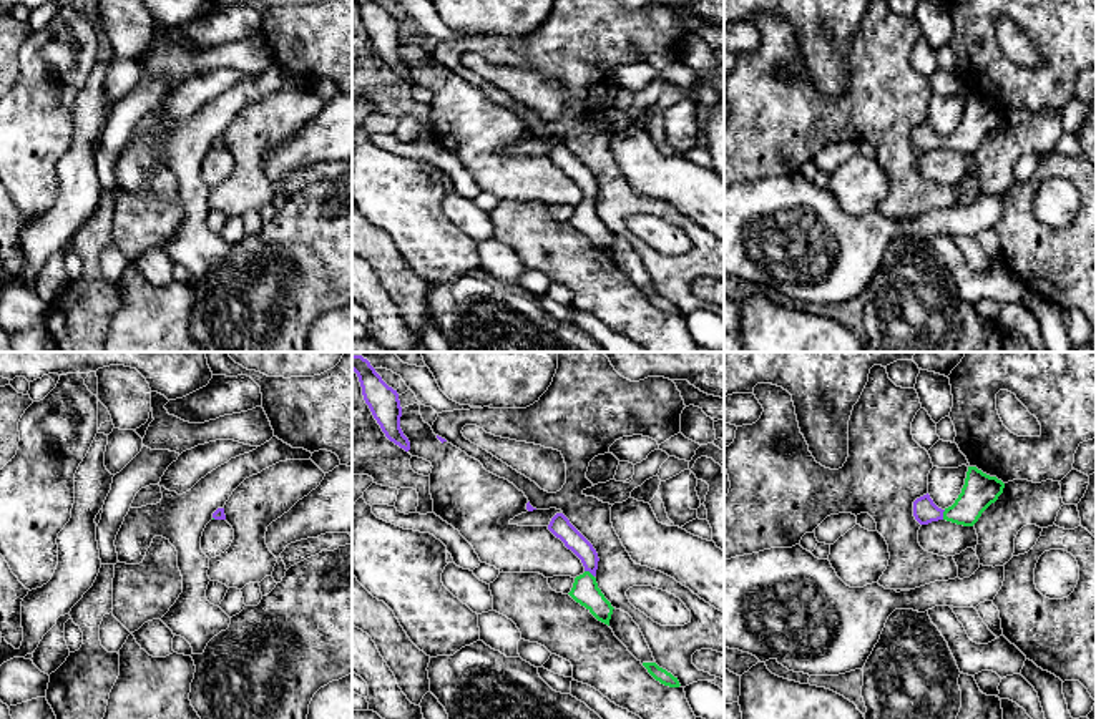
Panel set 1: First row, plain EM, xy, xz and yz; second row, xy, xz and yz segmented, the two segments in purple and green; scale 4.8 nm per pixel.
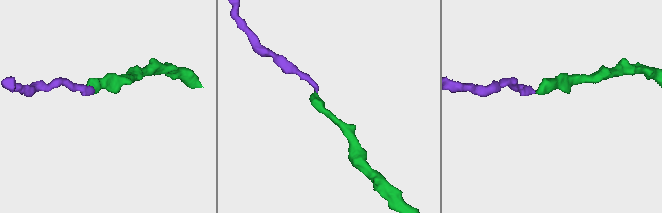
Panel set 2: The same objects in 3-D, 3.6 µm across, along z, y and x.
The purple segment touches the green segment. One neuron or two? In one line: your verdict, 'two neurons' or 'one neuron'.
one neuron

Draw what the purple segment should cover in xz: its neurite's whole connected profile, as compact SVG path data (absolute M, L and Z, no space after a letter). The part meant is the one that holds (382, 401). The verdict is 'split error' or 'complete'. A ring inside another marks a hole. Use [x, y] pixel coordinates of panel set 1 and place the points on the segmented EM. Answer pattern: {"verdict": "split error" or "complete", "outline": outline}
{"verdict": "complete", "outline": "M352 355L352 370L357 374L364 400L385 437L409 452L410 442L400 428L402 407L397 390L389 387L362 355Z"}

